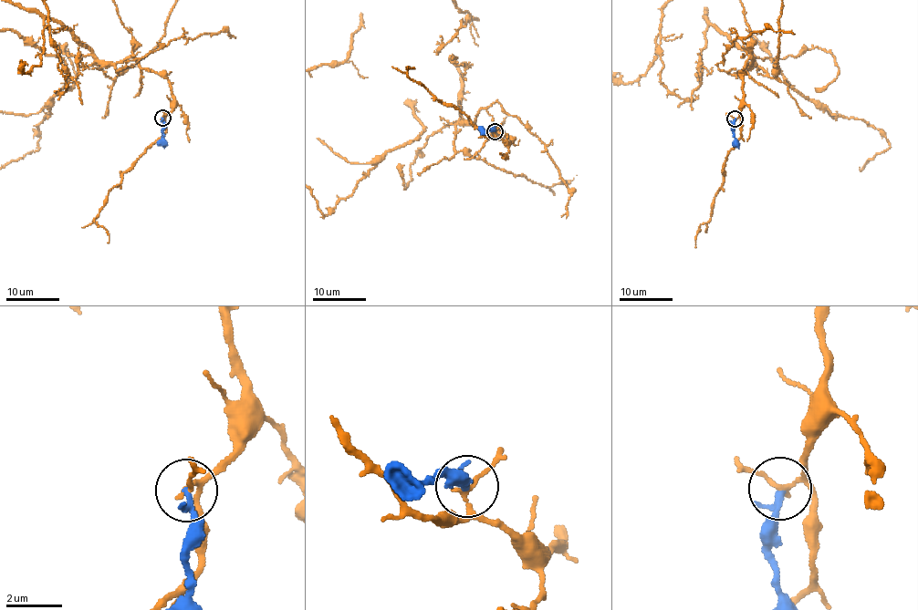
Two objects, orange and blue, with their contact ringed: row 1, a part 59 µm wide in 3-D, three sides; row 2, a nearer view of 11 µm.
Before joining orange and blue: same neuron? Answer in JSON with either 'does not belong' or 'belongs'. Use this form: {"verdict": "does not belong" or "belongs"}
{"verdict": "does not belong"}

